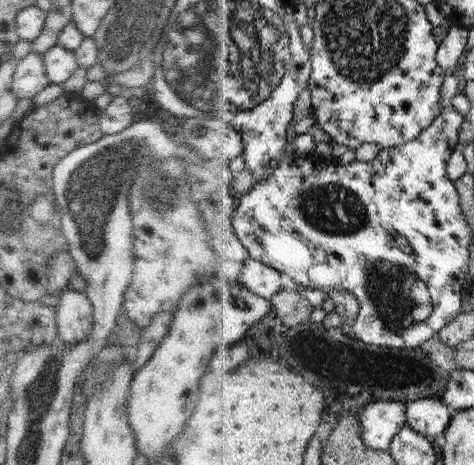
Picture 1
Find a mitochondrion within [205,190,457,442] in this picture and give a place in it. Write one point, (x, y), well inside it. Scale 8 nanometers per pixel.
(398, 296)

